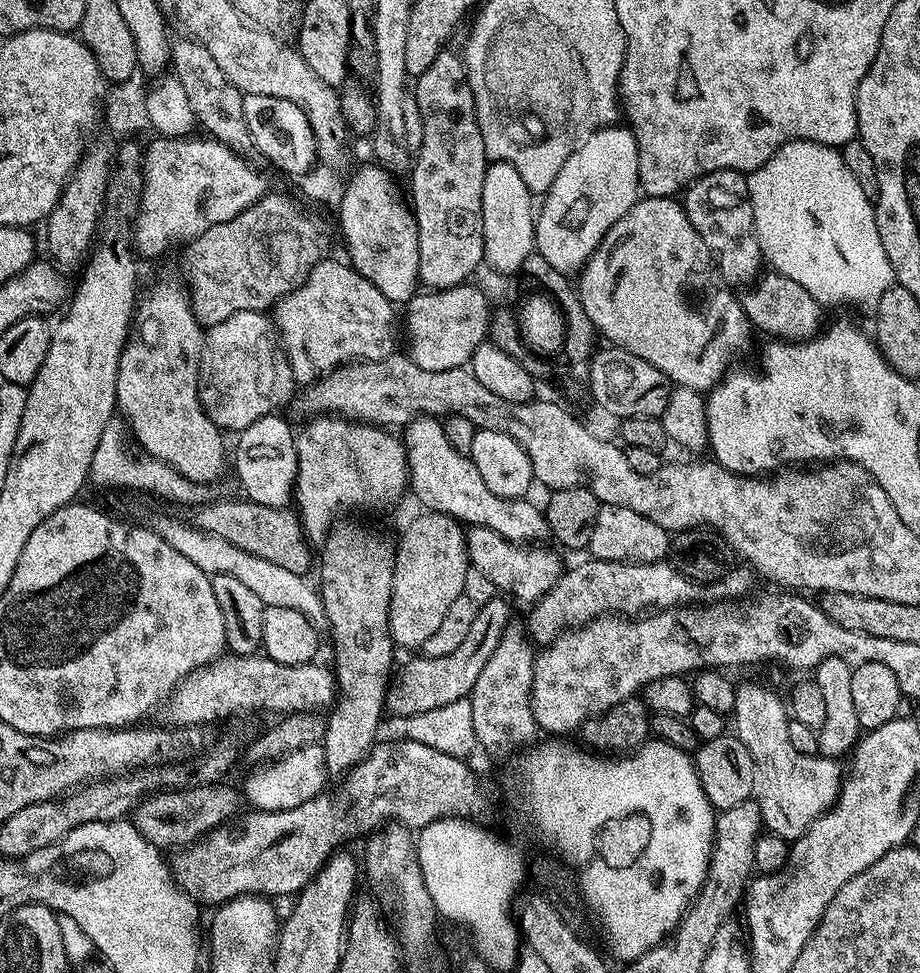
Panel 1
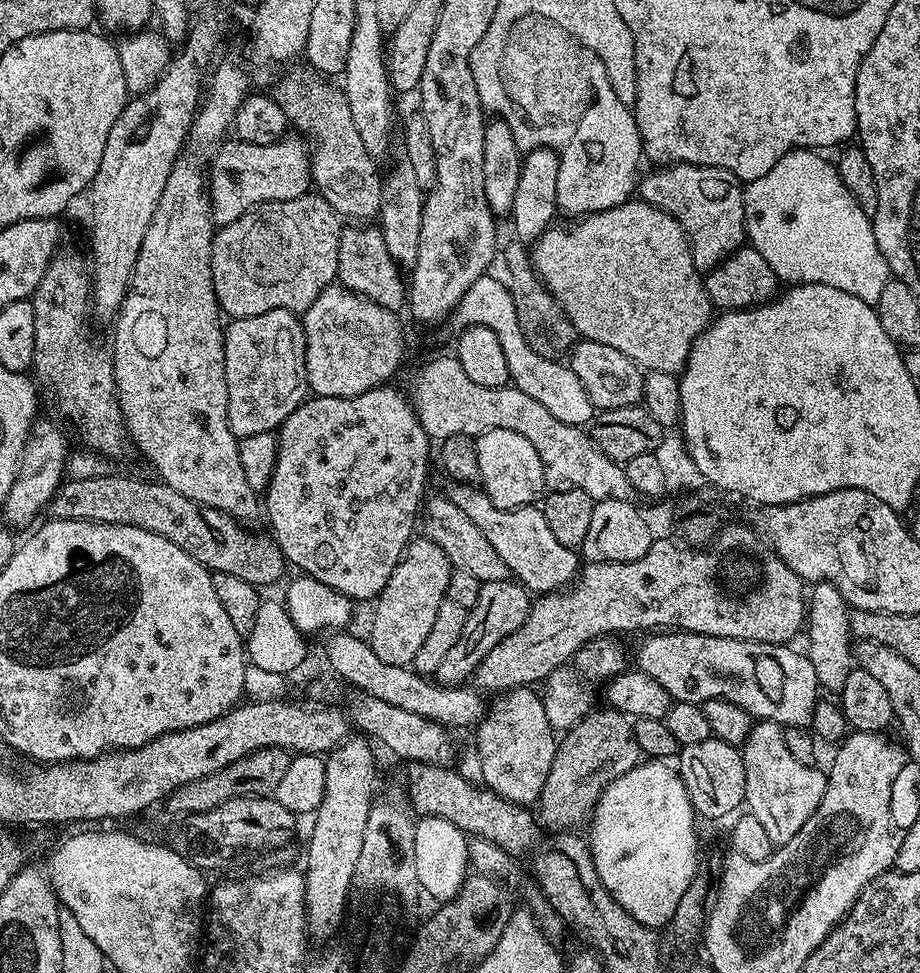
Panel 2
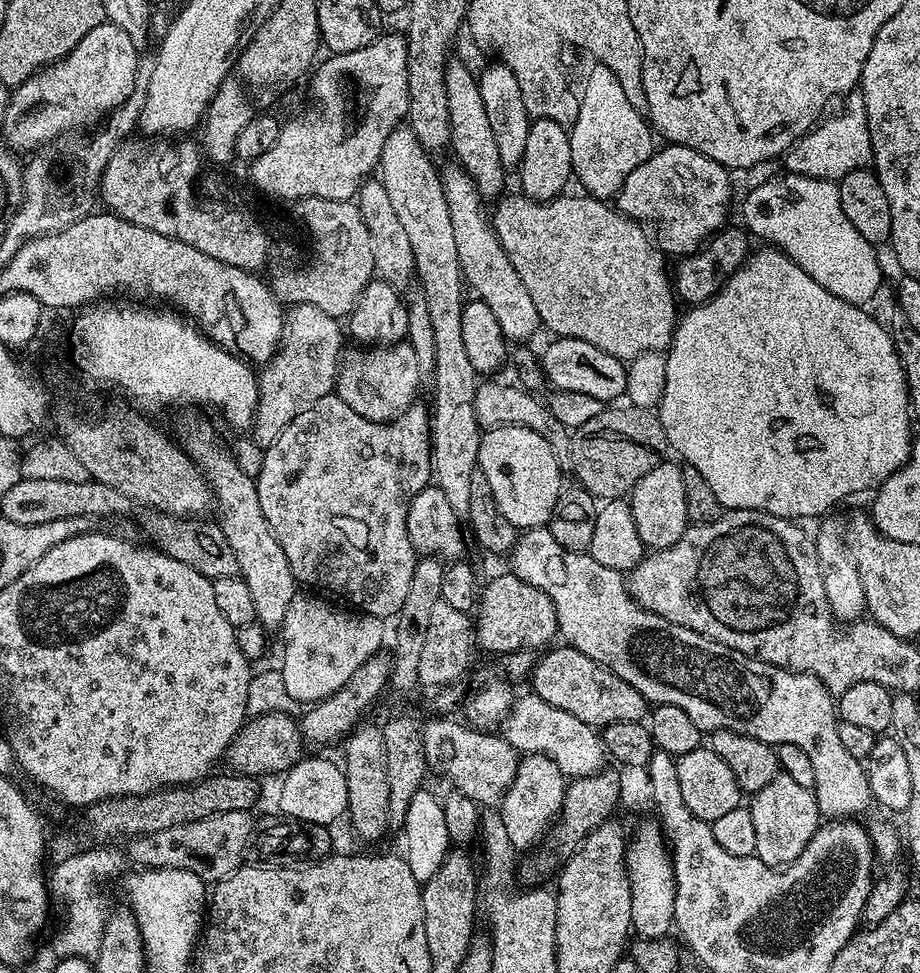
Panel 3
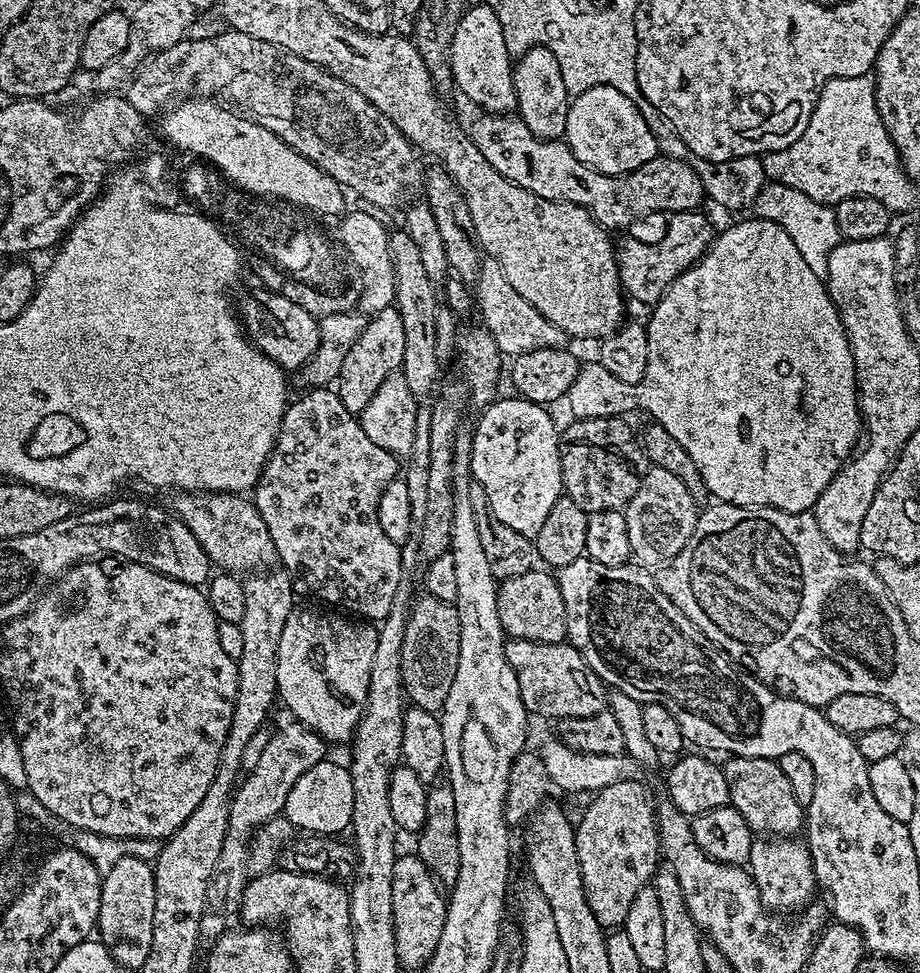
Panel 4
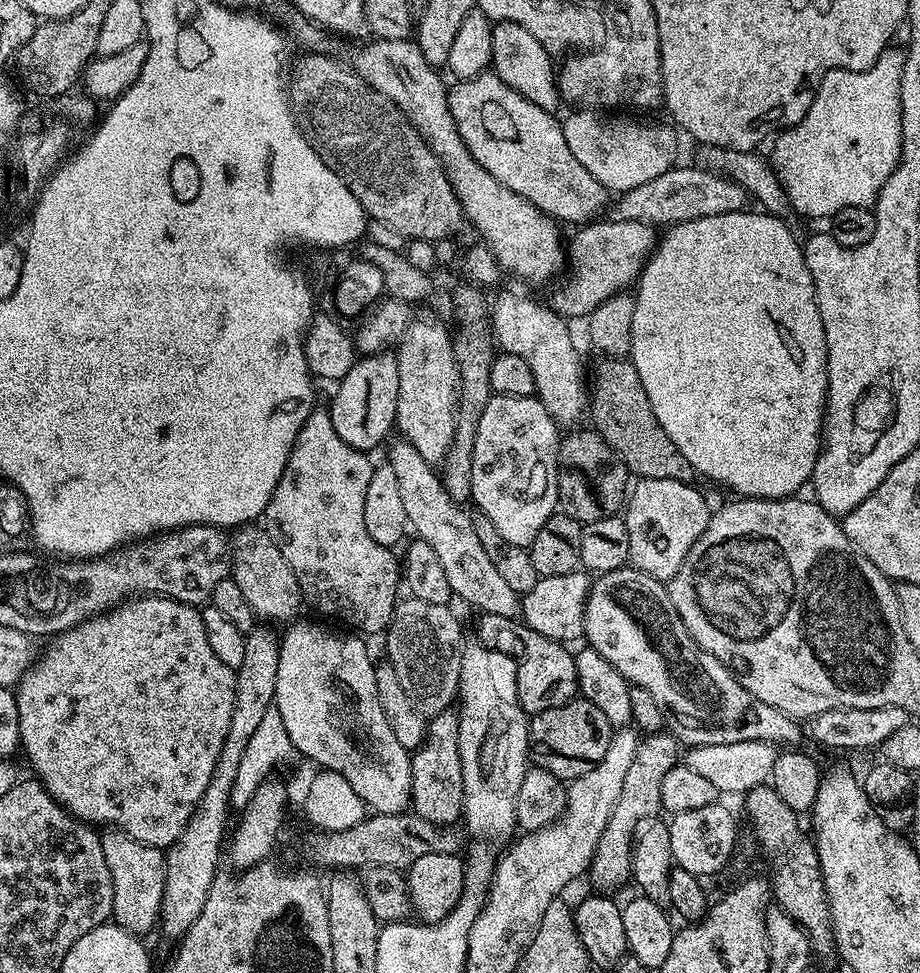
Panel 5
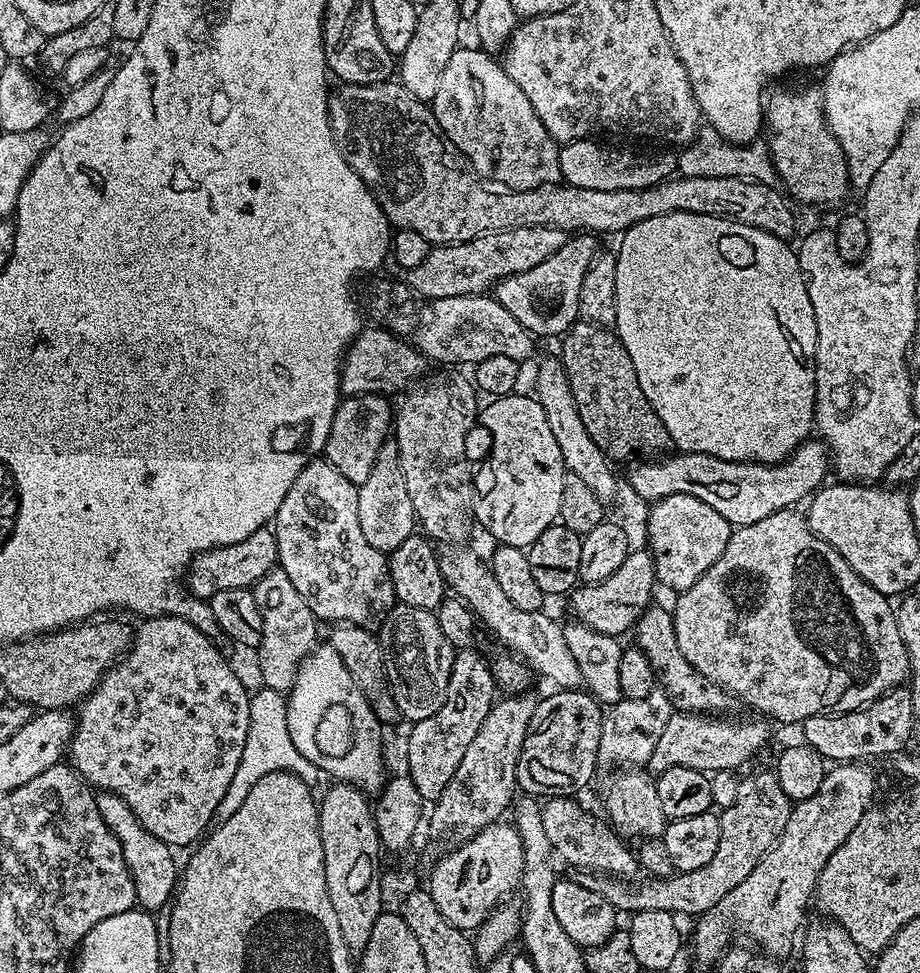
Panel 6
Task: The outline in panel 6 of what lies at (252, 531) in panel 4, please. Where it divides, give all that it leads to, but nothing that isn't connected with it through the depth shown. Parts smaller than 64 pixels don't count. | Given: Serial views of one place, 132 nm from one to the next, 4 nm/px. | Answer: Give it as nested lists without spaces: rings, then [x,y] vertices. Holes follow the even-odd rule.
[[[279,566],[265,574],[253,584],[254,602],[258,602],[258,611],[262,613],[262,642],[258,649],[260,655],[259,683],[270,690],[288,693],[294,686],[294,678],[298,678],[300,664],[313,652],[318,644],[316,615],[306,606],[306,598],[298,594],[294,582],[286,578]]]

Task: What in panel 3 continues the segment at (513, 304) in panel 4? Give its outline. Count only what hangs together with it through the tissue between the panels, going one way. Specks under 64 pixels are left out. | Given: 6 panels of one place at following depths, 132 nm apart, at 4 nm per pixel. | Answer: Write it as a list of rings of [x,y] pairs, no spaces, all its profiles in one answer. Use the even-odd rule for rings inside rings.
[[[449,162],[445,168],[441,167],[439,173],[454,229],[454,246],[458,246],[458,262],[463,283],[480,295],[480,304],[490,306],[490,311],[494,318],[498,318],[498,326],[502,326],[502,334],[507,340],[528,342],[536,331],[541,331],[540,315],[526,286],[522,286],[522,278],[518,278],[518,270],[514,270],[506,250],[502,250],[486,208],[484,212],[480,192],[472,179],[464,173],[464,169],[455,162]]]

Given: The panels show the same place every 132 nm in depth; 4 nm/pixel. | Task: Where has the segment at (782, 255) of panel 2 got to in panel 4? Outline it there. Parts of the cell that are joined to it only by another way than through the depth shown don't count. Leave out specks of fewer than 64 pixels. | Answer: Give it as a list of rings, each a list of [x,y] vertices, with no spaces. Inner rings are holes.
[[[768,182],[765,183],[762,194],[758,194],[754,212],[759,219],[782,226],[782,230],[790,234],[794,246],[798,246],[802,258],[806,258],[806,266],[810,266],[814,274],[822,278],[827,277],[830,254],[842,243],[835,207],[814,202],[814,198],[806,198],[806,194],[802,194],[799,190],[790,190],[790,186]]]

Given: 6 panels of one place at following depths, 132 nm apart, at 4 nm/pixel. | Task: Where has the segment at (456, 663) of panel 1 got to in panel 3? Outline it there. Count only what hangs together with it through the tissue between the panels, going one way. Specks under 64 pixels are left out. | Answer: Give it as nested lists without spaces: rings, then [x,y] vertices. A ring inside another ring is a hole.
[[[511,574],[496,576],[485,588],[483,585],[474,616],[474,640],[479,647],[481,644],[486,651],[499,654],[543,649],[553,643],[552,635],[555,637],[557,632],[554,602],[538,586],[530,586],[530,582]]]

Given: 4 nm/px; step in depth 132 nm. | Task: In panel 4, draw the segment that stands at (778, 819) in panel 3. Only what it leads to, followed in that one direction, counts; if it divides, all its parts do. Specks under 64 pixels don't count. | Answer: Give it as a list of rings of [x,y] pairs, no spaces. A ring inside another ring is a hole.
[[[777,836],[753,839],[746,868],[756,883],[764,907],[776,914],[795,913],[804,908],[813,899],[812,891],[818,888],[810,850],[800,838]]]

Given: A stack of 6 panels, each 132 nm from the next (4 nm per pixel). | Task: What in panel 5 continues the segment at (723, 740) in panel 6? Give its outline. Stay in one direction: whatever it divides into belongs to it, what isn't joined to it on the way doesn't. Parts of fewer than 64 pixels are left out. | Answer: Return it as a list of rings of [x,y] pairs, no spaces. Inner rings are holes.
[[[667,731],[645,735],[637,743],[634,762],[630,762],[626,782],[622,782],[622,794],[618,794],[610,822],[606,822],[606,830],[602,830],[602,838],[598,838],[598,846],[592,855],[590,877],[596,887],[593,889],[612,890],[608,888],[620,888],[632,880],[632,840],[636,837],[636,824],[642,819],[655,817],[661,811],[662,778],[670,774],[681,756],[681,741]]]

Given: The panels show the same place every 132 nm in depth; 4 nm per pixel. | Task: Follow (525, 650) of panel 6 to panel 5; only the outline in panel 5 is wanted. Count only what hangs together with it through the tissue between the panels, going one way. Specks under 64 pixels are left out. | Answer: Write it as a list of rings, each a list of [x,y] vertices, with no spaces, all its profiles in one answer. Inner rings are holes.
[[[400,438],[397,441],[388,452],[387,467],[392,468],[398,477],[398,491],[411,531],[419,539],[430,542],[434,554],[438,554],[438,562],[442,562],[442,567],[446,570],[453,597],[461,596],[466,603],[473,604],[480,614],[489,612],[509,618],[515,617],[520,611],[518,593],[506,586],[494,562],[490,562],[490,554],[482,550],[482,542],[478,542],[478,534],[472,525],[473,517],[467,516],[460,509],[463,507],[446,494],[444,484],[434,471],[433,465],[428,464],[407,440]]]

